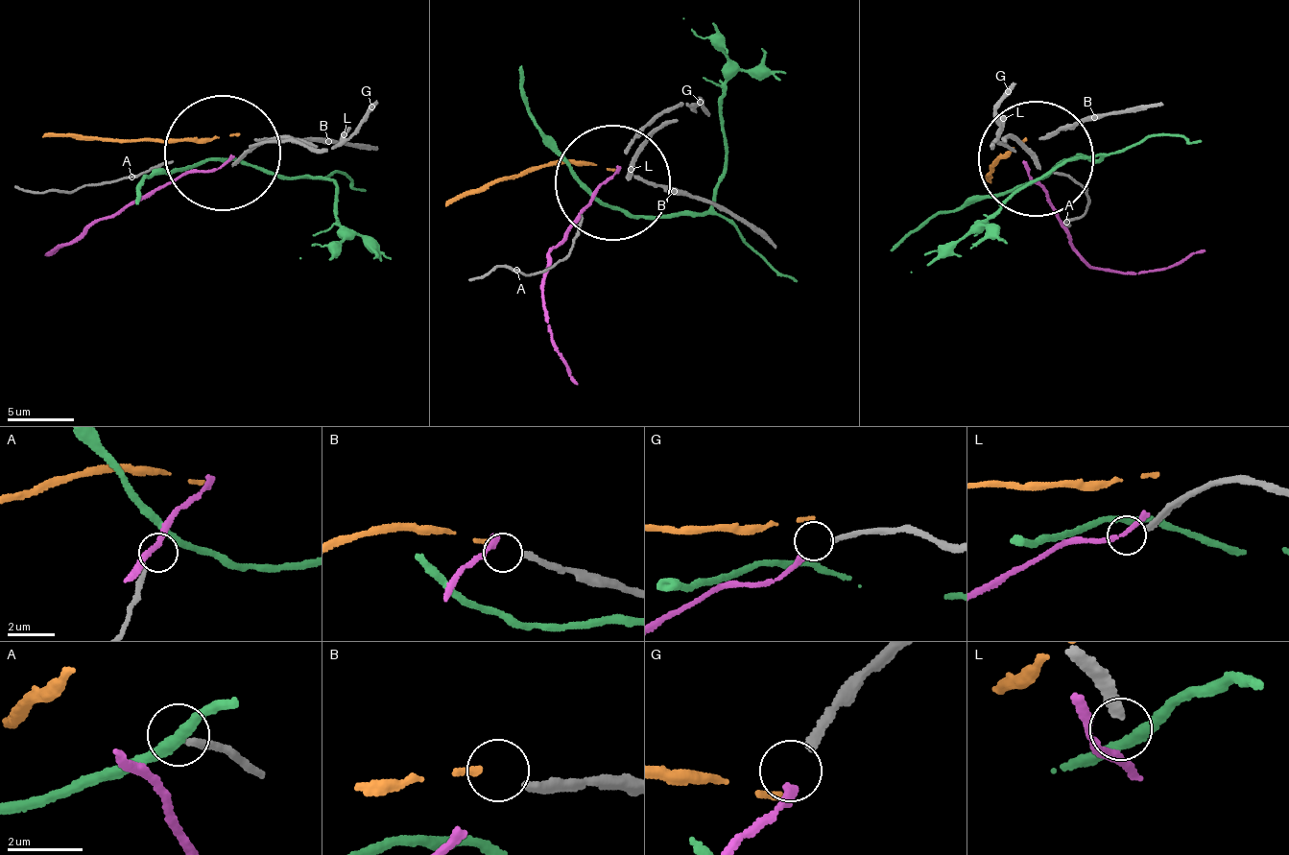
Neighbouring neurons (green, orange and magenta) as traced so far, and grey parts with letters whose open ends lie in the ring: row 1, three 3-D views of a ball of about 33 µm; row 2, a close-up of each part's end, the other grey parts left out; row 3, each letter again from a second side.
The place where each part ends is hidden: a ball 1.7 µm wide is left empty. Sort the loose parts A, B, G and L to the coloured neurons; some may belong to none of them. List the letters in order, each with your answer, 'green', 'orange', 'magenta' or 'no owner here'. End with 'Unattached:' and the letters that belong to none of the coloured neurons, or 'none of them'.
A: green
B: orange
G: magenta
L: no owner here
Unattached: L

